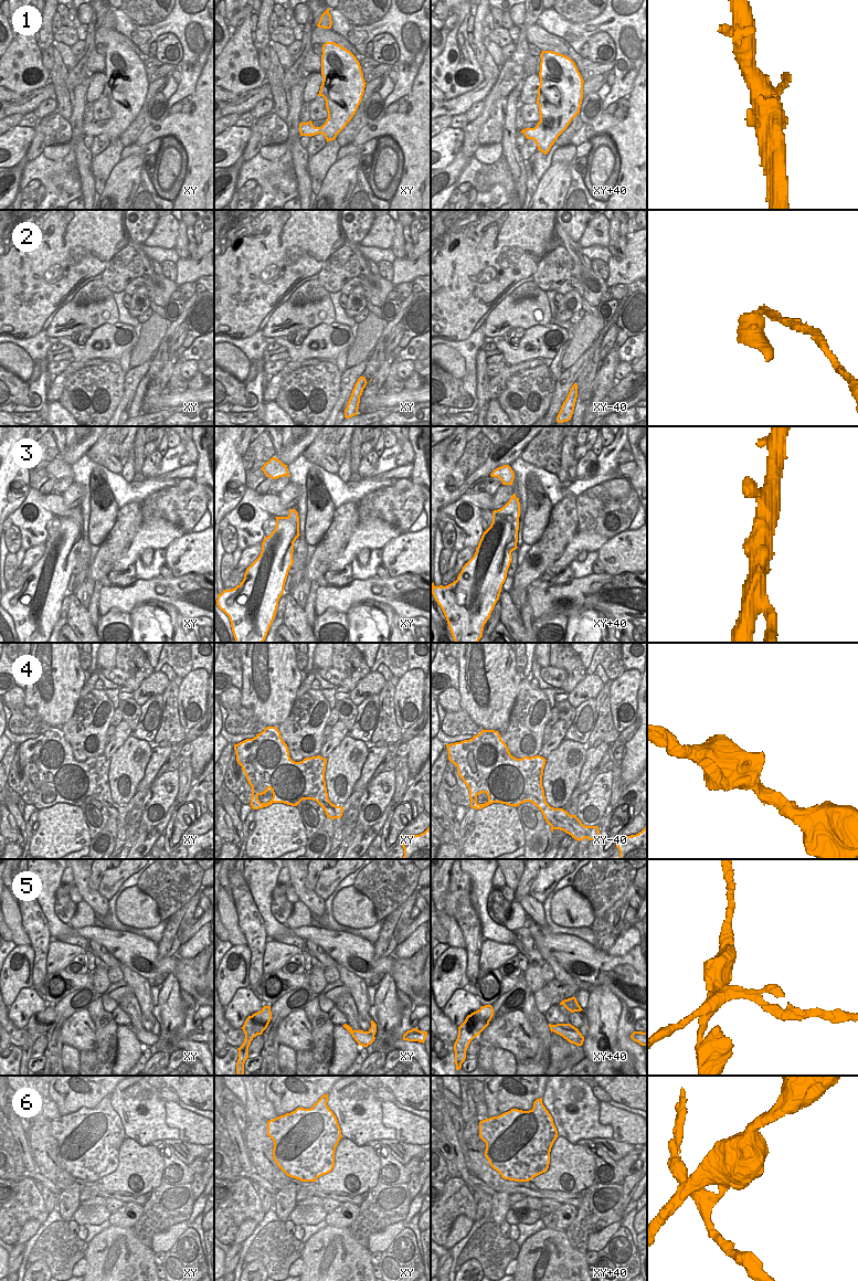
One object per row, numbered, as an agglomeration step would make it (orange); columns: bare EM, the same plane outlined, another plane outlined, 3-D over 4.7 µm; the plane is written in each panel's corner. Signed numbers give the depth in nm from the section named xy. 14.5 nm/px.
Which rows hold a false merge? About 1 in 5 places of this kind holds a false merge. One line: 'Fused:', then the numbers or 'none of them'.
Fused: 5, 6

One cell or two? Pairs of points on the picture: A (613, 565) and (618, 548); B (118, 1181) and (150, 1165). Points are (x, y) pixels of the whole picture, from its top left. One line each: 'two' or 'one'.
A: one
B: one

